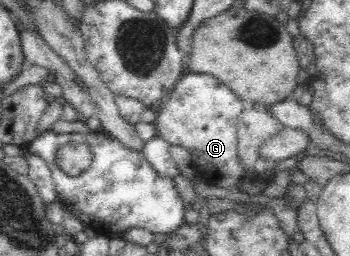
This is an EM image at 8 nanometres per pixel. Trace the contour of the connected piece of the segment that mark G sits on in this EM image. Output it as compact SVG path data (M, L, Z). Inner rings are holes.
M186 71L160 106L155 110L153 122L156 132L169 144L189 150L194 170L204 182L227 190L239 190L241 182L270 181L262 179L255 170L246 170L240 162L236 126L246 103L237 98L226 84L210 75Z

